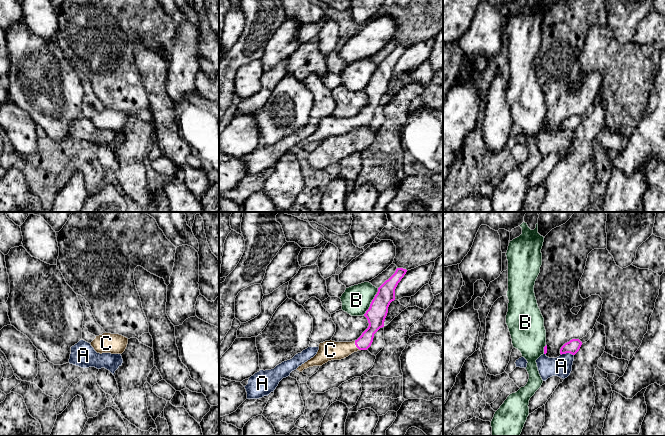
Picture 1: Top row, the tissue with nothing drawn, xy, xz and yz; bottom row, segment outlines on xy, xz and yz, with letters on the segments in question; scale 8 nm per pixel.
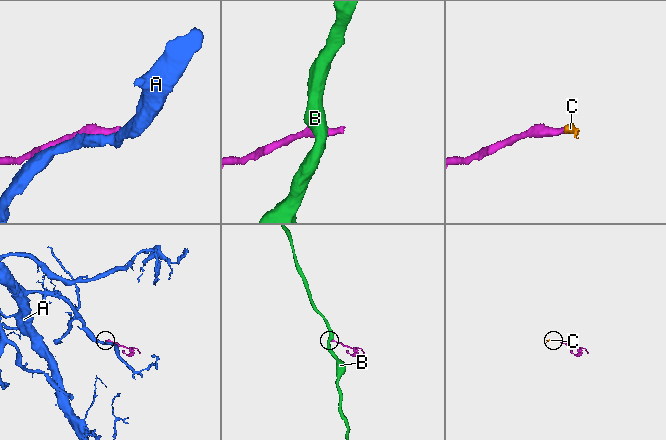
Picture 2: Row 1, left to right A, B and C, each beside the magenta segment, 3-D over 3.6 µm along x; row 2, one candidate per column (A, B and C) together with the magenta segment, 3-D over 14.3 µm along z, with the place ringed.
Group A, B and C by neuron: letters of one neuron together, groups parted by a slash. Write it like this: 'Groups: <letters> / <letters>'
Groups: A / B / C

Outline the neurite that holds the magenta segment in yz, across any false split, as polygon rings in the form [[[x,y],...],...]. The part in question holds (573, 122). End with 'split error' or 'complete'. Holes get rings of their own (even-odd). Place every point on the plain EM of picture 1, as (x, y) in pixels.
[[[572,115],[561,123],[560,130],[562,131],[570,129],[572,131],[575,131],[579,127],[581,121],[582,118],[579,115]]] | complete

